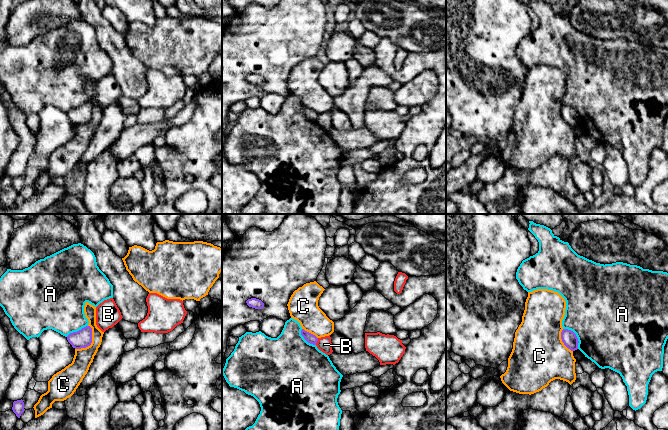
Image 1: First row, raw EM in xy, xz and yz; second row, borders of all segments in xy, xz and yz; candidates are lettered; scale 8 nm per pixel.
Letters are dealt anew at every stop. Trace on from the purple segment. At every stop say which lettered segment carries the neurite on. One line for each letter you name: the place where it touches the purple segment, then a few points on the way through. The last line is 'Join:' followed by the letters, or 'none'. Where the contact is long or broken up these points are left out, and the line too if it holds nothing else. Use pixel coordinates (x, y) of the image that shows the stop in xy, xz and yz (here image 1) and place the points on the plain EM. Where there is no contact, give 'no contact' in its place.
Join: none

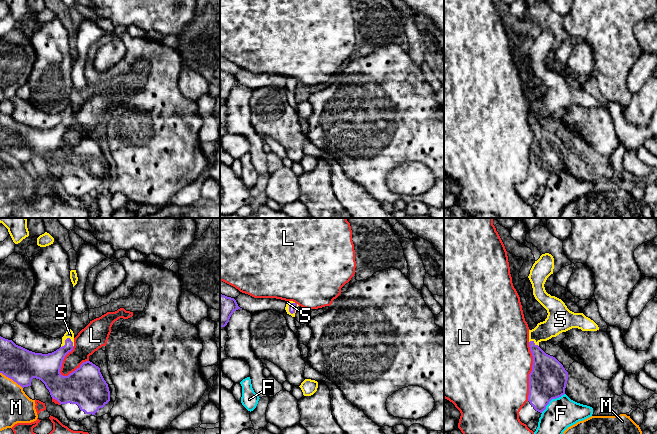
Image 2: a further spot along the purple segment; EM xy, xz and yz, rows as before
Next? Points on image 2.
S: xz (289, 83) | across xz (292, 82), (289, 83), (287, 78)
Join: S

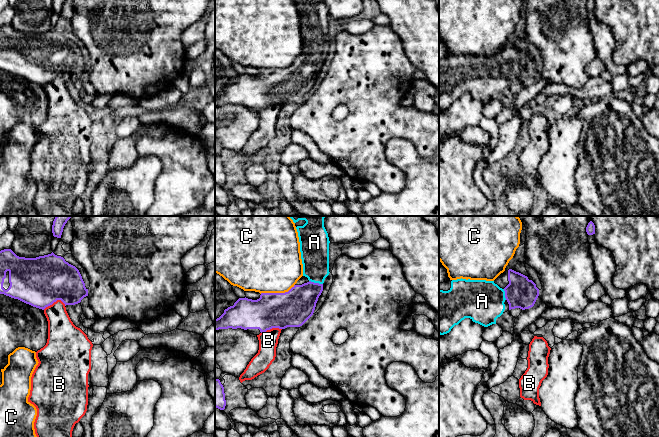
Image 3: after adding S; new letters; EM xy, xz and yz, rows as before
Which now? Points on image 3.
A: xz (316, 59) | across xz (296, 82), (316, 59), (314, 28)
Join: A

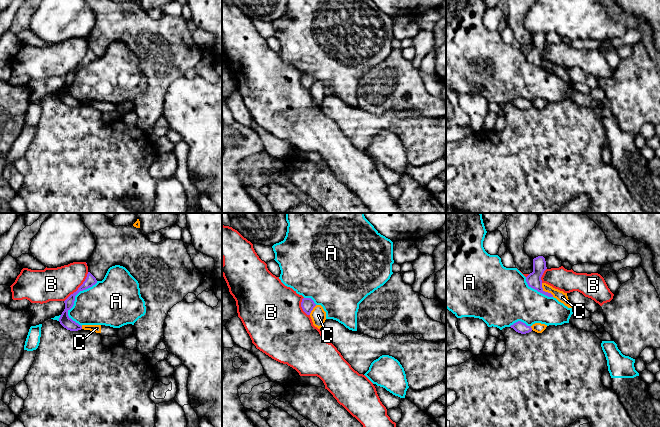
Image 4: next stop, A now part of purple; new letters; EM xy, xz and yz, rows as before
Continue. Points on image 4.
Join: none

